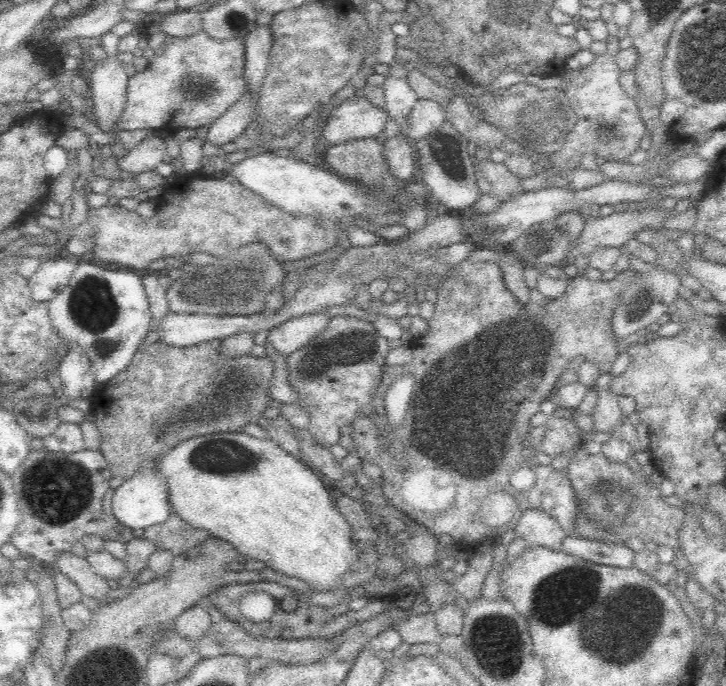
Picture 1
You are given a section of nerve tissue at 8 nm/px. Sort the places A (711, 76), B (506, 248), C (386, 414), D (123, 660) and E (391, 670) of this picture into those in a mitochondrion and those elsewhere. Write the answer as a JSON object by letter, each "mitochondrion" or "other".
{"A":"mitochondrion","B":"other","C":"other","D":"other","E":"other"}

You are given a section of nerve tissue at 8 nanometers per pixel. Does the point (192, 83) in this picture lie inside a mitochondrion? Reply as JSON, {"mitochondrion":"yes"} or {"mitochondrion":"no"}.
{"mitochondrion":"yes"}

